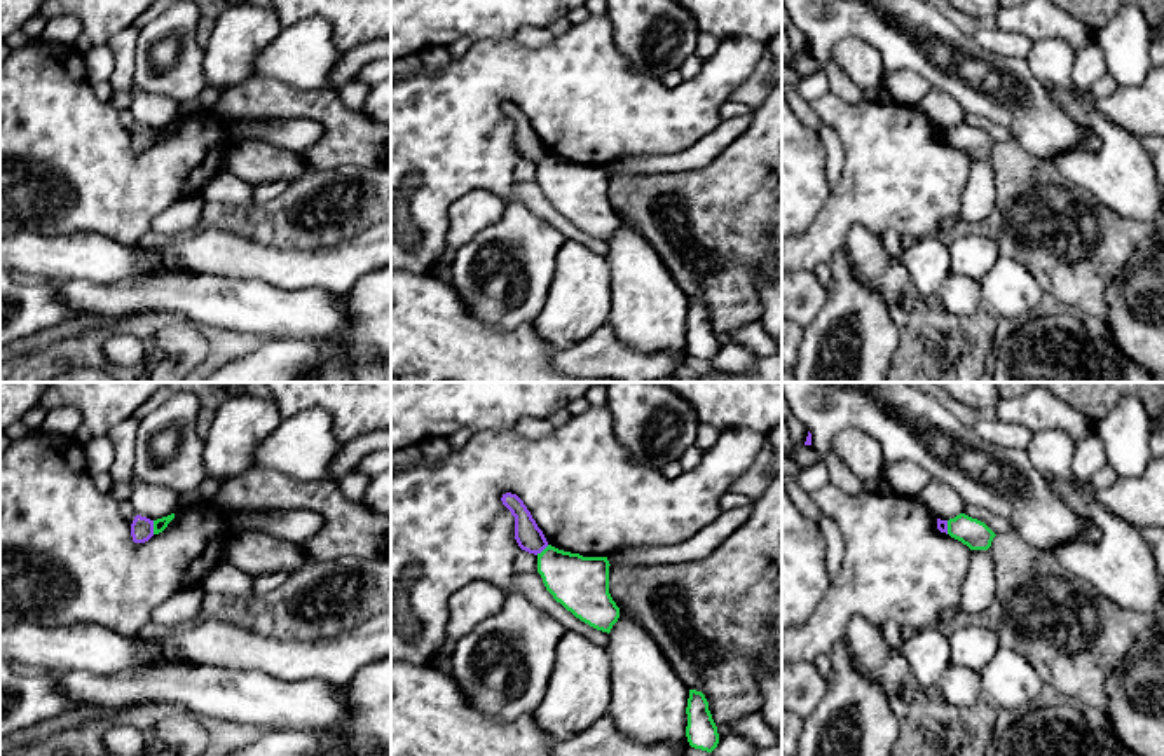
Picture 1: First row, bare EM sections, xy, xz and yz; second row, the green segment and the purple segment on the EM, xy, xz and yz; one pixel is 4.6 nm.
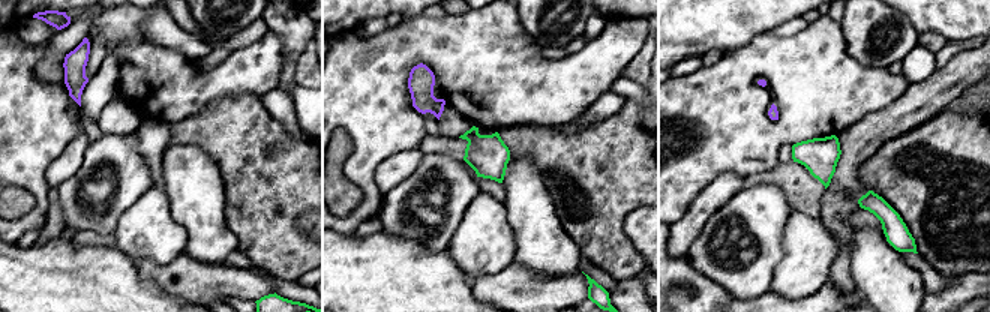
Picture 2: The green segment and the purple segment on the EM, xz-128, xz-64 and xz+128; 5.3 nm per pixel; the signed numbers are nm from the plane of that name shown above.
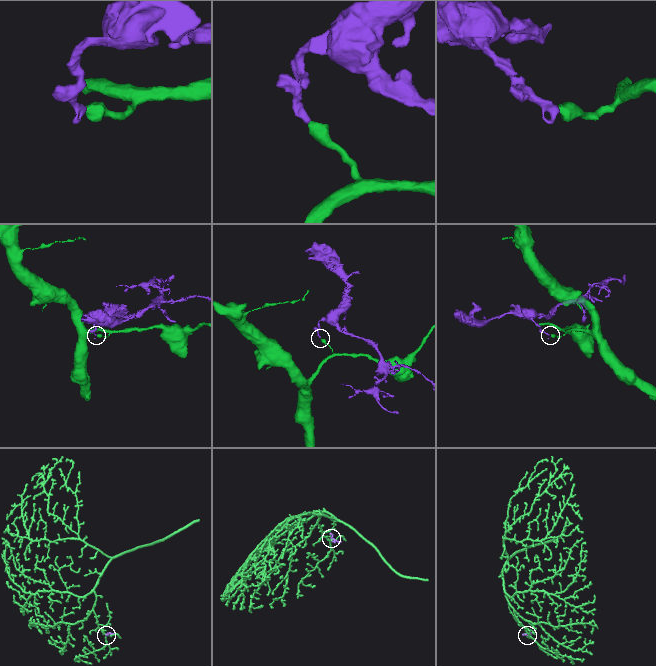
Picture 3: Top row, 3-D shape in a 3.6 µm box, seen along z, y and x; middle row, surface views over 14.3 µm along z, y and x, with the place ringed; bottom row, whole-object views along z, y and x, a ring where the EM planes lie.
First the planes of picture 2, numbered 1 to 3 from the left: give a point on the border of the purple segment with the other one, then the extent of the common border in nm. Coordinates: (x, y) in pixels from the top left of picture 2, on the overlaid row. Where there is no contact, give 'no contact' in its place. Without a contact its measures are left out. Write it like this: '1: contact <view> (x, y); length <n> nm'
1: no contact
2: no contact
3: no contact

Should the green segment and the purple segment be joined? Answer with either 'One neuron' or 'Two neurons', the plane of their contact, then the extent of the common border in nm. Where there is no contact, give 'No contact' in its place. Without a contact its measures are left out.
Two neurons. Touches green in xy. Shared border 60 nm

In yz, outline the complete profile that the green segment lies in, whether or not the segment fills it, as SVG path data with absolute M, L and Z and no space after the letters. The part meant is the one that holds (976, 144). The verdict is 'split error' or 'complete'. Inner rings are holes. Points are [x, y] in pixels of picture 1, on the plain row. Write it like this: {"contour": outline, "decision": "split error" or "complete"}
{"contour": "M965 122L948 129L948 143L970 159L988 159L996 145L984 131Z", "decision": "complete"}

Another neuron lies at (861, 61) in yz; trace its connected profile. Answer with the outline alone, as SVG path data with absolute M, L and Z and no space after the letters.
M841 38L831 49L831 59L862 89L880 87L883 59L862 38Z

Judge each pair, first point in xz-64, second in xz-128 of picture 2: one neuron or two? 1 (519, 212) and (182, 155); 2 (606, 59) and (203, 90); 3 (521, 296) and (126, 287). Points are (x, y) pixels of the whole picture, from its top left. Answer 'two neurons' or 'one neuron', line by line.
1: one neuron
2: one neuron
3: two neurons

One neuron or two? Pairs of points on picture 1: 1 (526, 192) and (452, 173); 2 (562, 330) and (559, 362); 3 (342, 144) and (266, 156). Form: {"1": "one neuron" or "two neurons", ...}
{"1": "two neurons", "2": "two neurons", "3": "two neurons"}

